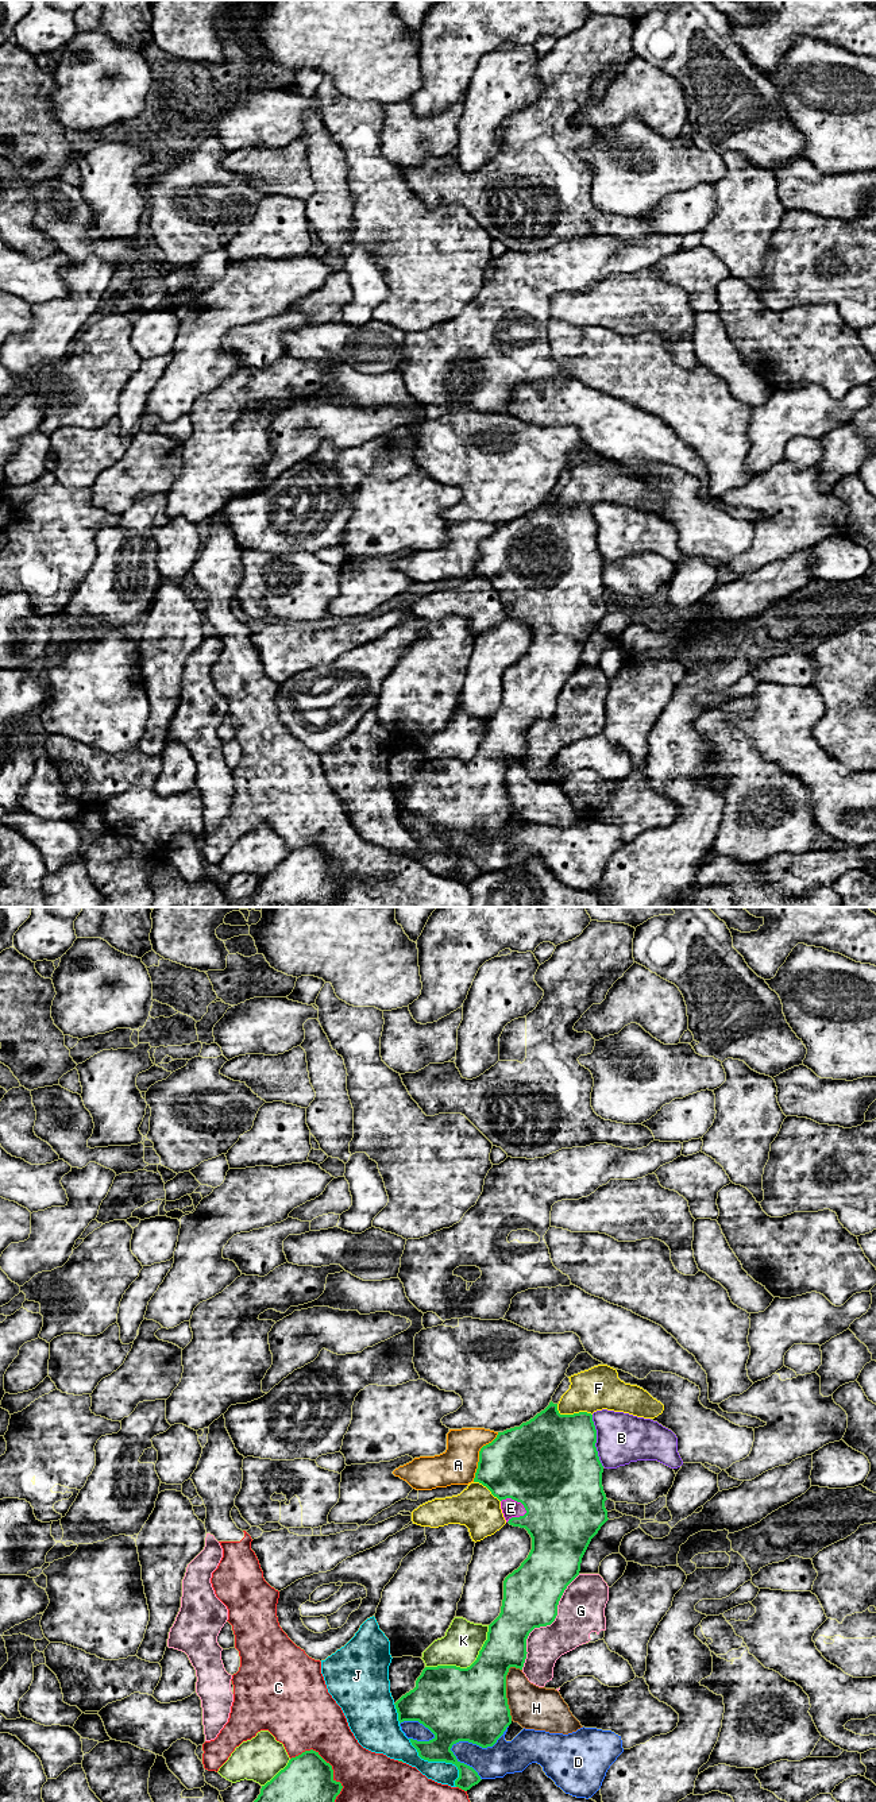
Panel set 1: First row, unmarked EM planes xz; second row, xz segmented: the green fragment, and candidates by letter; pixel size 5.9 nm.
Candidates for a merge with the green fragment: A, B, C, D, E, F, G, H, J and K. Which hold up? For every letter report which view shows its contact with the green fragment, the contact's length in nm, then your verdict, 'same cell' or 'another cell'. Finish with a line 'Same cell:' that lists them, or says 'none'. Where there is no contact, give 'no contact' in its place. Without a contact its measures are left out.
A: xz | 340 nm | another cell
B: xz | 320 nm | another cell
C: xz | 420 nm | another cell
D: xz | 380 nm | another cell
E: xz | 180 nm | same cell
F: xz | 220 nm | another cell
G: xz | 650 nm | another cell
H: xz | 320 nm | another cell
J: xz | 400 nm | another cell
K: xz | 460 nm | another cell
Same cell: E

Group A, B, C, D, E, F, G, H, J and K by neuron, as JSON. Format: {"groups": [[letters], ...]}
{"groups": [["A"], ["B"], ["C"], ["D"], ["E"], ["F"], ["G"], ["H"], ["J"], ["K"]]}

